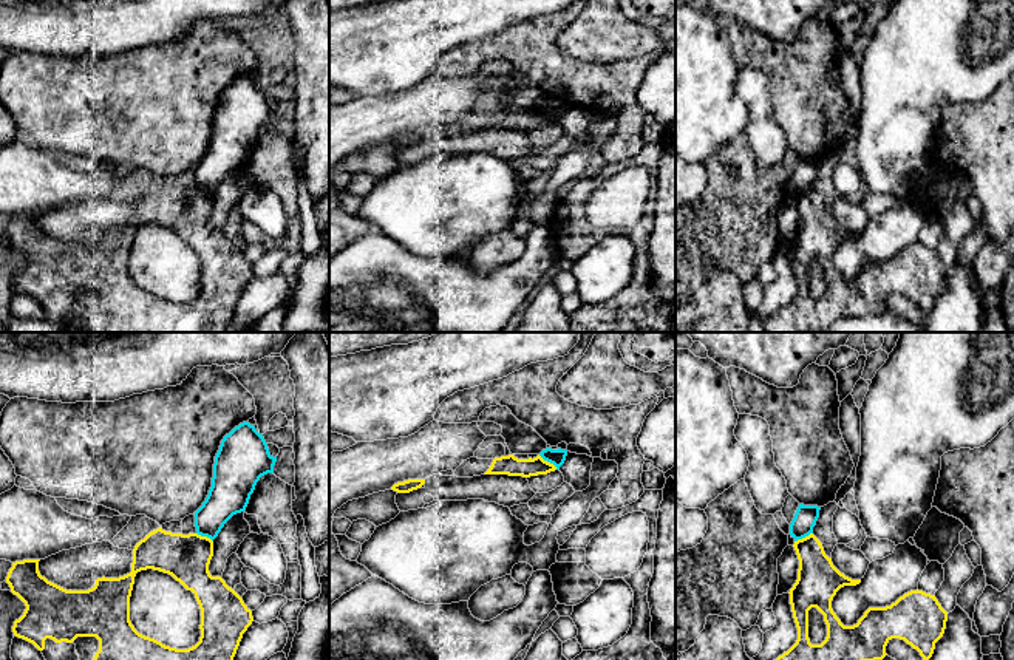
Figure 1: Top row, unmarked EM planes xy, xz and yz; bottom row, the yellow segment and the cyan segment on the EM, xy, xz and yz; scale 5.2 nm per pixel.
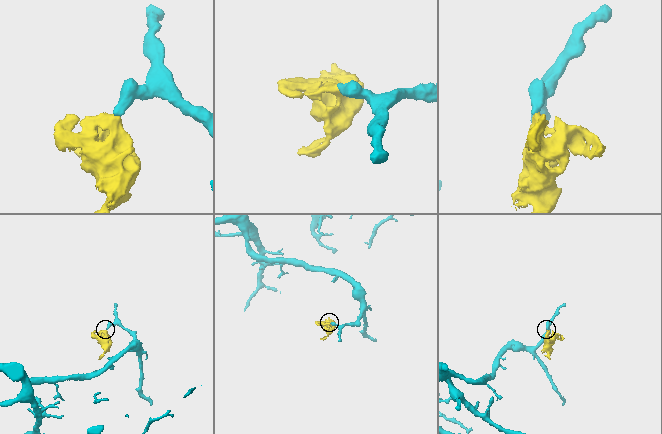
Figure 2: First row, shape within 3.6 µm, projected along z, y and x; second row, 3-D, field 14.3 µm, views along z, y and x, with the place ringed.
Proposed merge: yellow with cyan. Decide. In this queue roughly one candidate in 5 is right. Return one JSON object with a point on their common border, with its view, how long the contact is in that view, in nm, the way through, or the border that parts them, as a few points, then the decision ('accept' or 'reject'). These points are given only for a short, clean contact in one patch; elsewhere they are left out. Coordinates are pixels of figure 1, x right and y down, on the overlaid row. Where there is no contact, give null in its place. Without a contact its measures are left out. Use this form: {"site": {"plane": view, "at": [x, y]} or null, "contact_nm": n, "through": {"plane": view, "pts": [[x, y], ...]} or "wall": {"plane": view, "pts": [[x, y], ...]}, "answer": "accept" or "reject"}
{"site": {"plane": "xz", "at": [546, 461]}, "contact_nm": 130, "wall": {"plane": "xz", "pts": [[538, 455], [557, 469]]}, "answer": "reject"}

